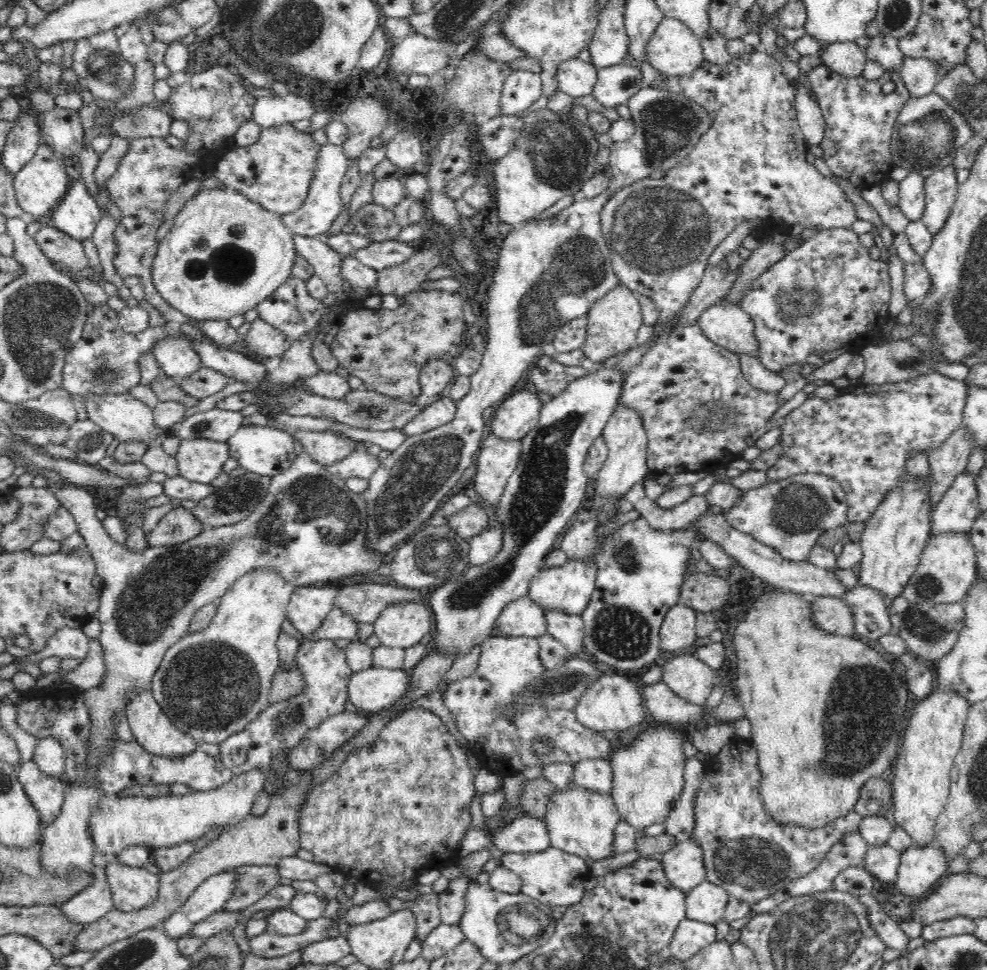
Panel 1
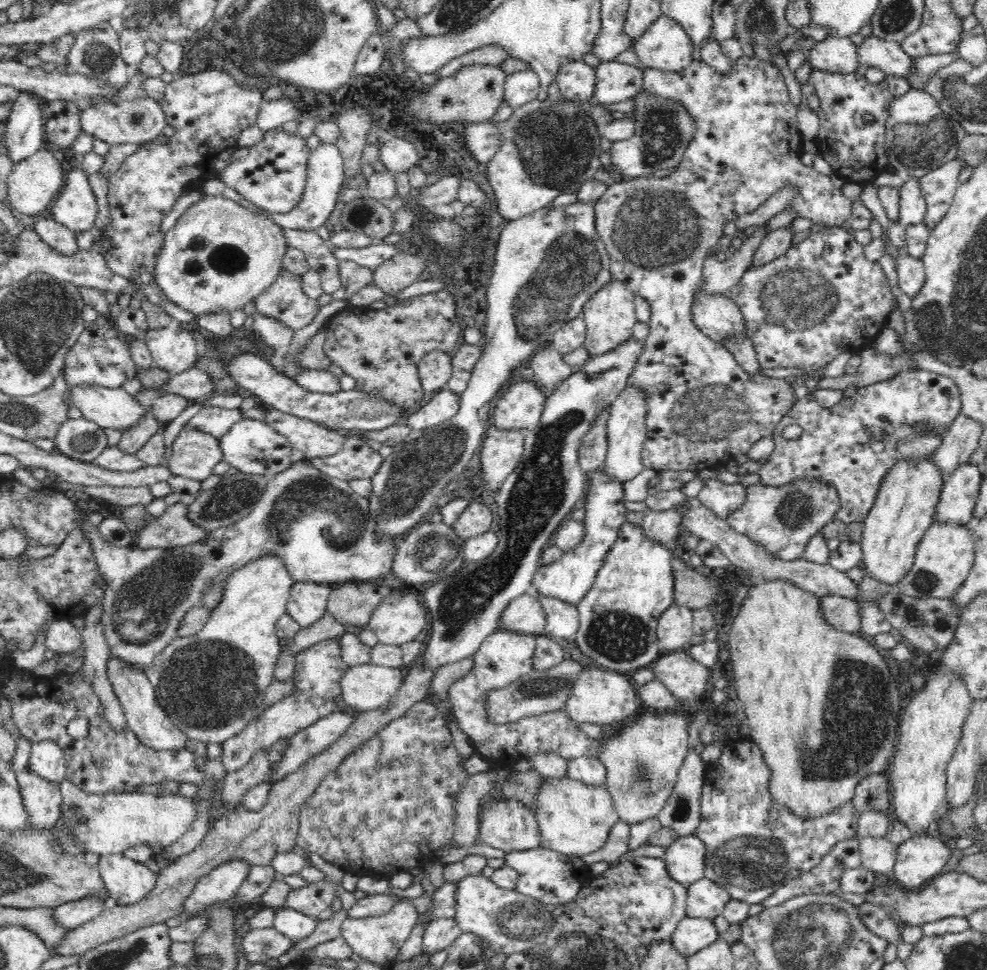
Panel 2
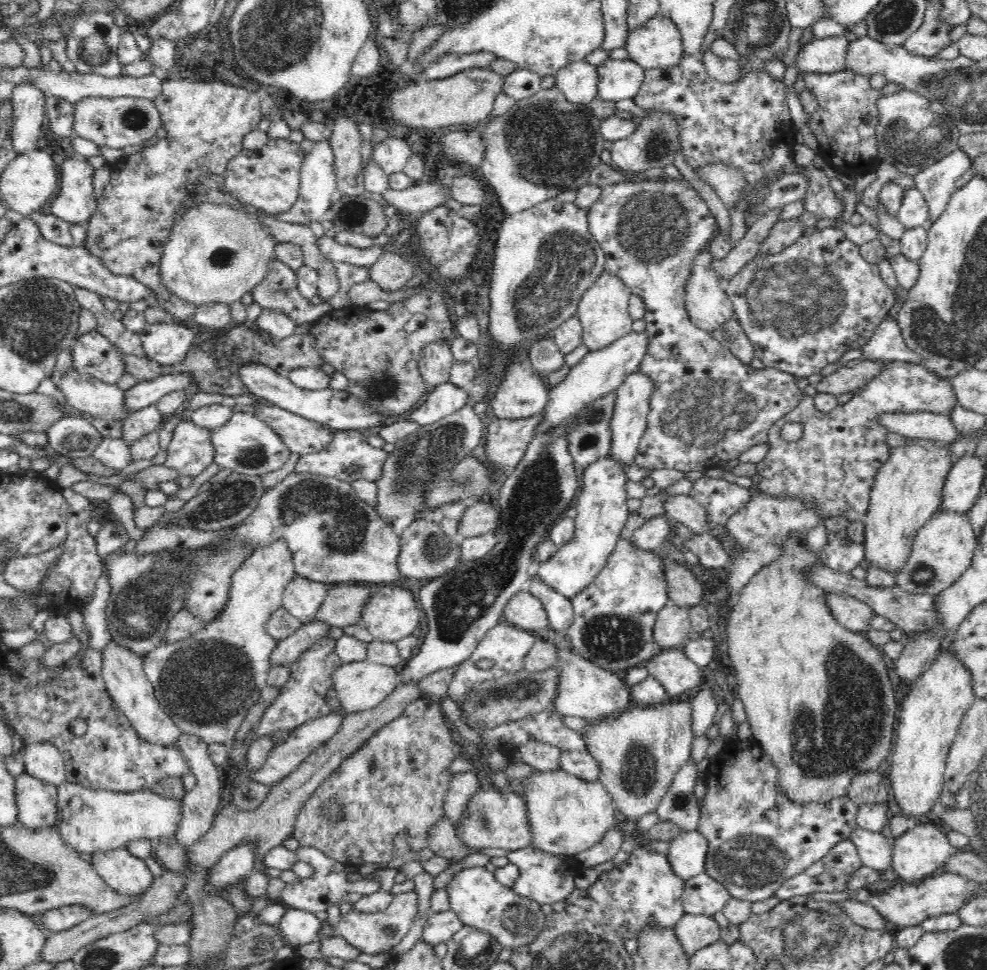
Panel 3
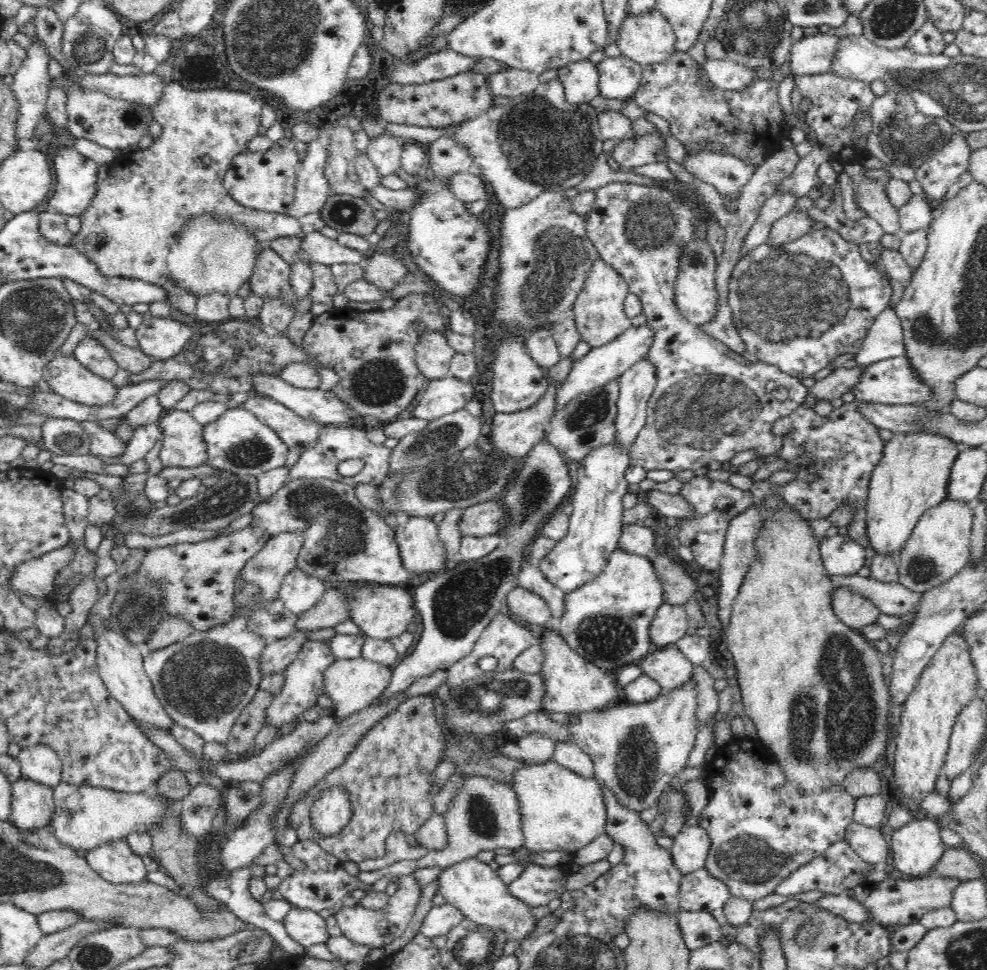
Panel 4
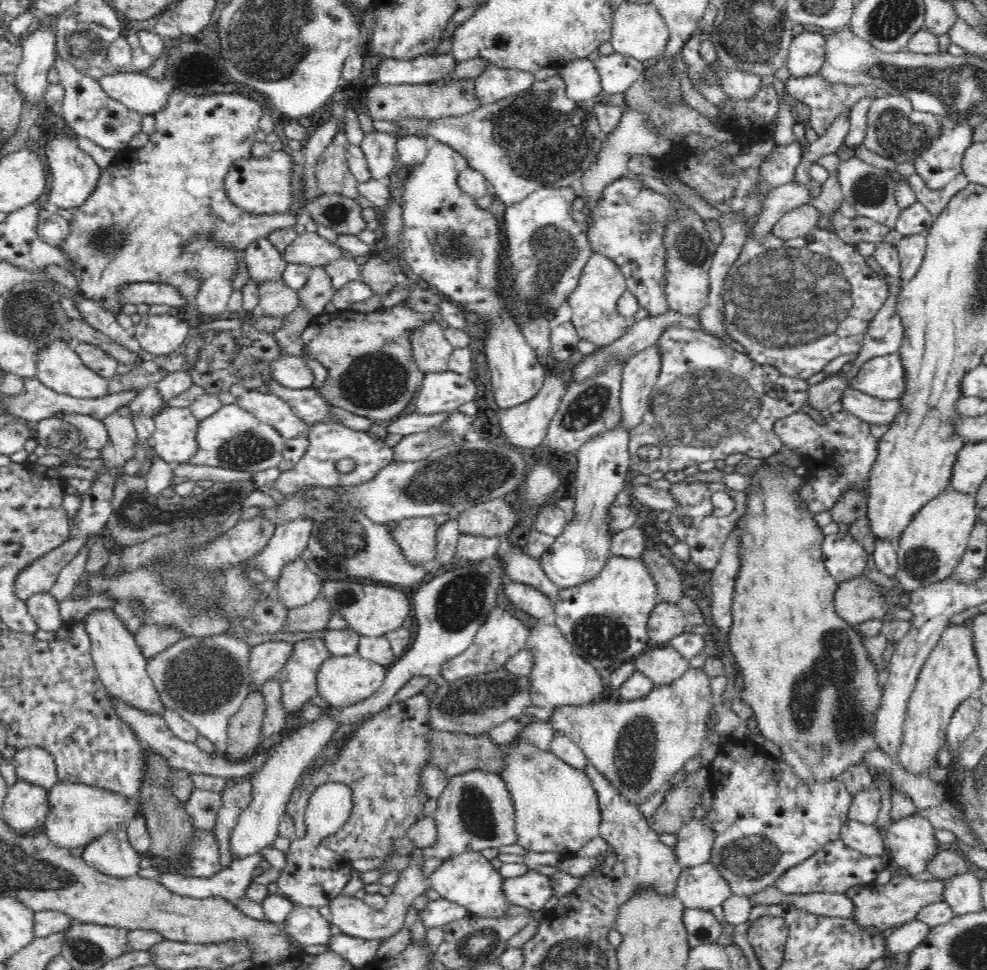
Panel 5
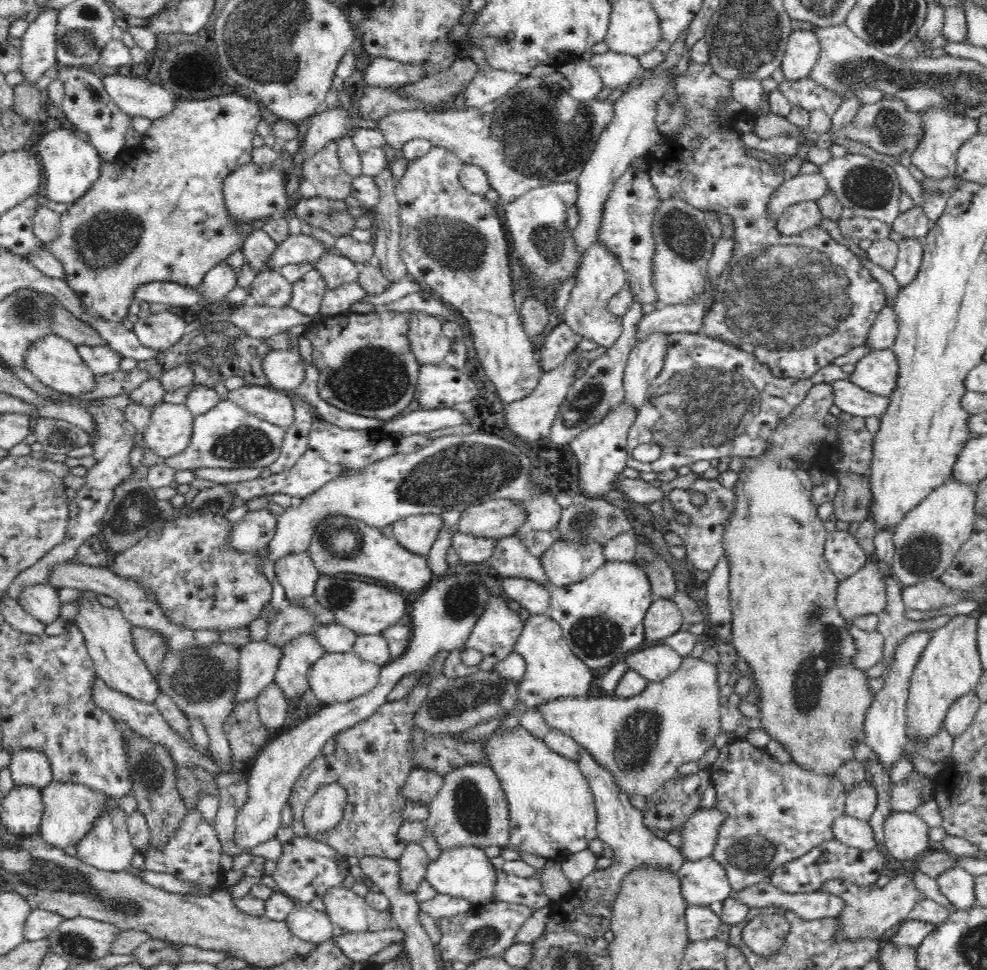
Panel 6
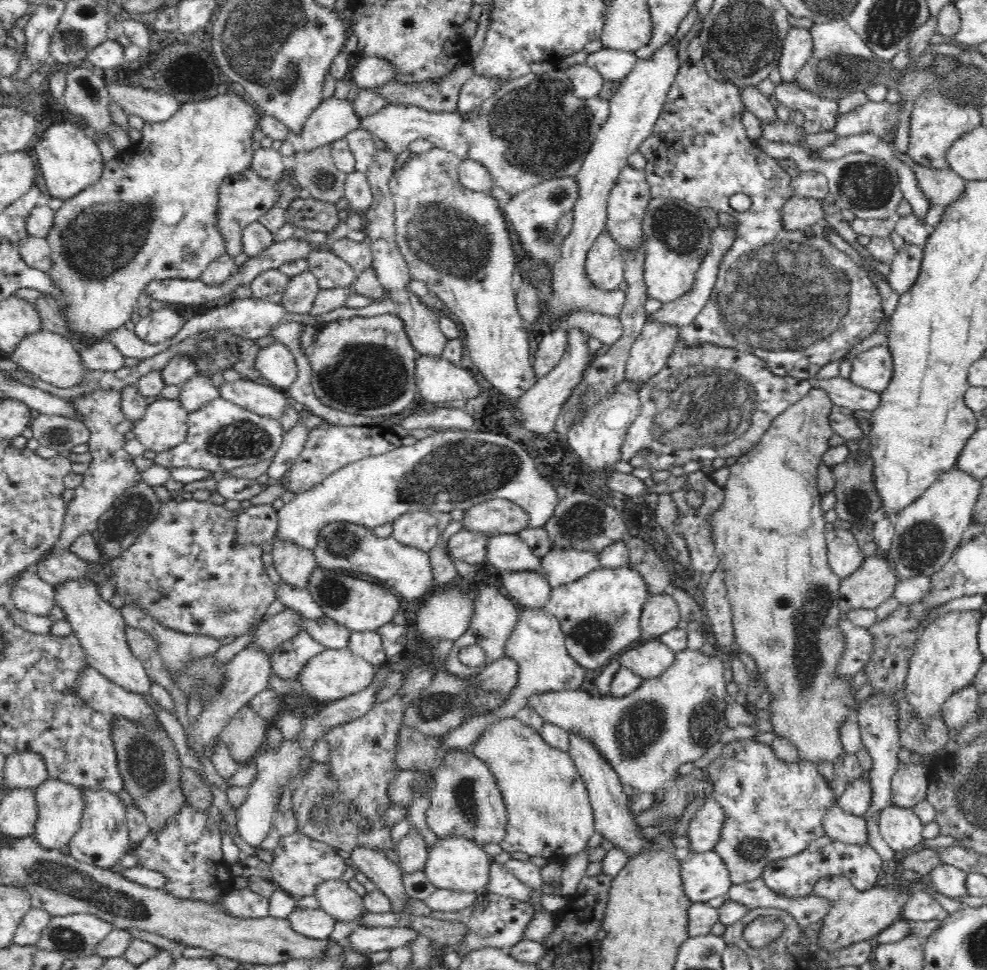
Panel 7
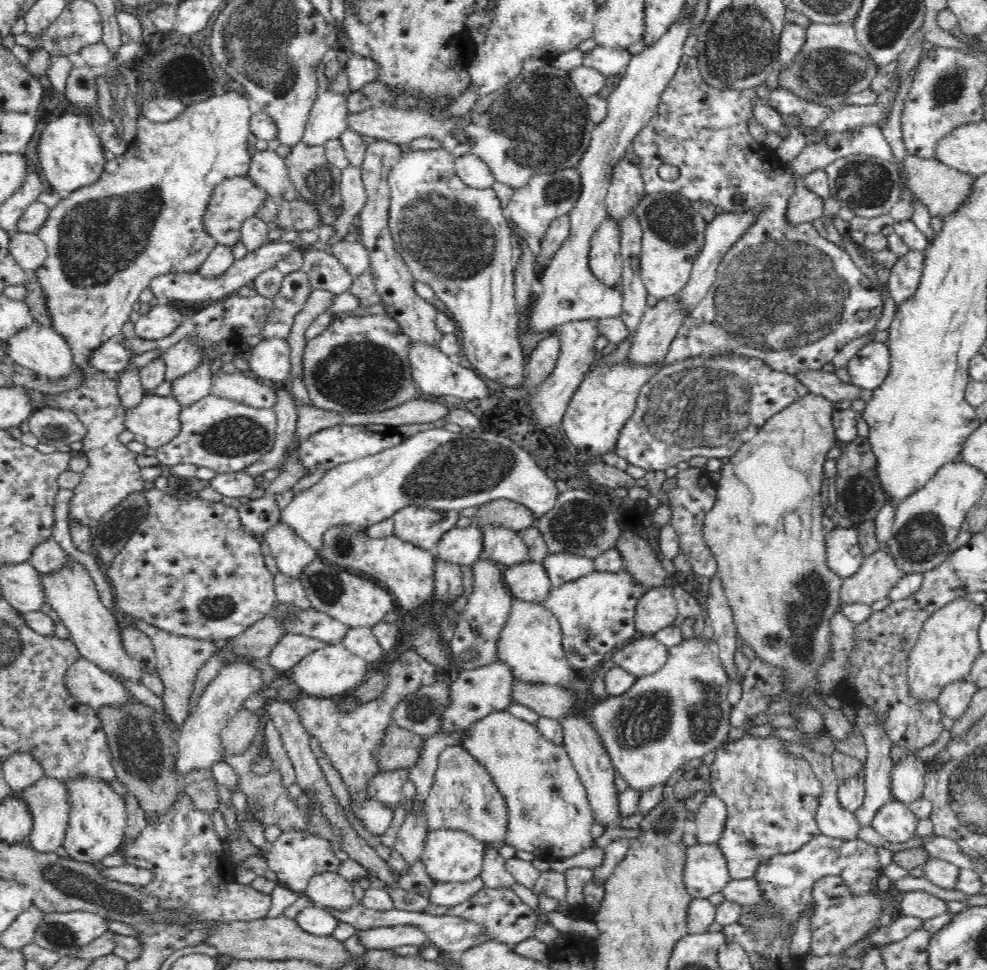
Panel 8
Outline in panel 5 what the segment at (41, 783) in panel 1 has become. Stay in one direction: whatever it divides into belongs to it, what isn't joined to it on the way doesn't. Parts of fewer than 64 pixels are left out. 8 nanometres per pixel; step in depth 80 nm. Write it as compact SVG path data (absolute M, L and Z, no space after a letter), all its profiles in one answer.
M18 779L8 790L1 818L16 834L44 828L50 811L48 796L44 787Z

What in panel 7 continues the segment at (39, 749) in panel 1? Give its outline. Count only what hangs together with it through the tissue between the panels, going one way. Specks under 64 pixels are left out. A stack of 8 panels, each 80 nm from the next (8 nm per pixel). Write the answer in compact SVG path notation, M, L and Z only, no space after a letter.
M32 751L7 756L3 773L10 789L35 789L49 779L44 757Z

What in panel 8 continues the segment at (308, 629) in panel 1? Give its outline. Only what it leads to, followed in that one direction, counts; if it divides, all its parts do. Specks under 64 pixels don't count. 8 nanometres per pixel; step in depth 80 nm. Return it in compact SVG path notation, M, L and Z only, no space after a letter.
M281 520L276 522L276 526L272 526L262 539L269 544L271 555L277 562L279 572L290 578L300 579L304 568L318 557L316 549Z

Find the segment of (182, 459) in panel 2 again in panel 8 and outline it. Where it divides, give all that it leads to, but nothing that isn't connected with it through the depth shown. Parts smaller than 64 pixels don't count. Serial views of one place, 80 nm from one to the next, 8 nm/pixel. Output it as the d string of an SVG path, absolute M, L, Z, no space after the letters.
M148 394L134 410L126 410L126 429L148 448L160 448L180 434L182 406L173 396Z

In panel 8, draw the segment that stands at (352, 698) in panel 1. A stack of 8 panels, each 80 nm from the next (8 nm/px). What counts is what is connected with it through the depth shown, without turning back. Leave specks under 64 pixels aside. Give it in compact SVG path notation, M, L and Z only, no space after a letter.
M342 643L337 645L326 645L320 650L310 652L304 656L294 668L290 676L295 681L302 693L316 696L321 699L337 700L342 698L346 692L354 690L366 680L371 672L371 665L362 657L352 654Z

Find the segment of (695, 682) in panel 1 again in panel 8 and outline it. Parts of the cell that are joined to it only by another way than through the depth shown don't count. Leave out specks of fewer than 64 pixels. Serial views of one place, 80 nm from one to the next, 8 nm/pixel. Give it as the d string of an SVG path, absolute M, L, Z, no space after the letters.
M641 636L636 637L630 644L623 645L621 648L615 650L610 656L614 664L624 668L624 670L630 672L635 677L642 677L654 674L658 672L666 660L668 660L669 644L661 643L659 639L655 639L653 636Z

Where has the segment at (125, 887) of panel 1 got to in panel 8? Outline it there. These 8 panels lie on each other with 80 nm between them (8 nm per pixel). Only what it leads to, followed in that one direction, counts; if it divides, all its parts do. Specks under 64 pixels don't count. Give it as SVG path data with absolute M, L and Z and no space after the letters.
M70 778L64 780L70 800L73 803L70 827L63 843L70 858L82 863L102 863L106 856L120 852L125 845L127 811L125 798L118 796L114 789L101 778Z

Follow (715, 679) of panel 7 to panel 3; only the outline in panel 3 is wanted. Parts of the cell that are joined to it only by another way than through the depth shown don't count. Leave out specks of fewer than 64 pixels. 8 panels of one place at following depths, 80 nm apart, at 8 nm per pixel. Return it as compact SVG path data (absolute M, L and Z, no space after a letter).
M692 694L672 697L668 702L646 706L632 705L632 707L618 716L606 716L602 720L588 721L591 725L582 735L586 741L588 752L600 765L599 781L613 799L615 811L627 818L639 818L651 814L658 809L662 798L674 782L676 773L690 758L691 746L694 740L692 732Z

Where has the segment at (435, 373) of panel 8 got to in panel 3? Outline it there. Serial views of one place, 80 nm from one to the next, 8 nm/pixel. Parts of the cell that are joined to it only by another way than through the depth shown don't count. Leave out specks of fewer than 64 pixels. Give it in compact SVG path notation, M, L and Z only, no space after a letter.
M445 383L430 390L428 399L411 413L409 420L416 421L420 427L438 422L466 406L468 392L466 388L457 388Z

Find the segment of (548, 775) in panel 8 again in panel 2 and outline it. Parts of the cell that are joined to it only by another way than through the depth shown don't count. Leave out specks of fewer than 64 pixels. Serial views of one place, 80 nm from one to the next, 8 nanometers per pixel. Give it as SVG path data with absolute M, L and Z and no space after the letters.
M568 776L560 780L544 780L538 788L537 812L534 814L541 831L542 848L580 858L601 850L614 824L621 820L605 786L587 785Z

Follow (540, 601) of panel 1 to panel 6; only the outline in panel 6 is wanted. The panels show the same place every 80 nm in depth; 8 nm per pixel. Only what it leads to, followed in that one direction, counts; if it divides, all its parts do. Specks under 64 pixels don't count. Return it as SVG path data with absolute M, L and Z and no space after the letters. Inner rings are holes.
M626 401L612 408L602 422L596 422L588 430L582 430L570 446L579 463L580 496L590 500L604 499L608 492L615 489L616 480L627 467L627 438L629 430L636 420L637 413ZM558 538L540 559L552 587L582 582L606 562L602 543Z

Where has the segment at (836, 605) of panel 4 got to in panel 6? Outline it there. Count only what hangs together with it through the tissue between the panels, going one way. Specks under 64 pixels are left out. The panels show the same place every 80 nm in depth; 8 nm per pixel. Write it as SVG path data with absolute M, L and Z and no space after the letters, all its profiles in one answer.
M870 560L856 574L839 581L836 605L848 621L866 614L881 615L887 605L886 583L876 563Z

